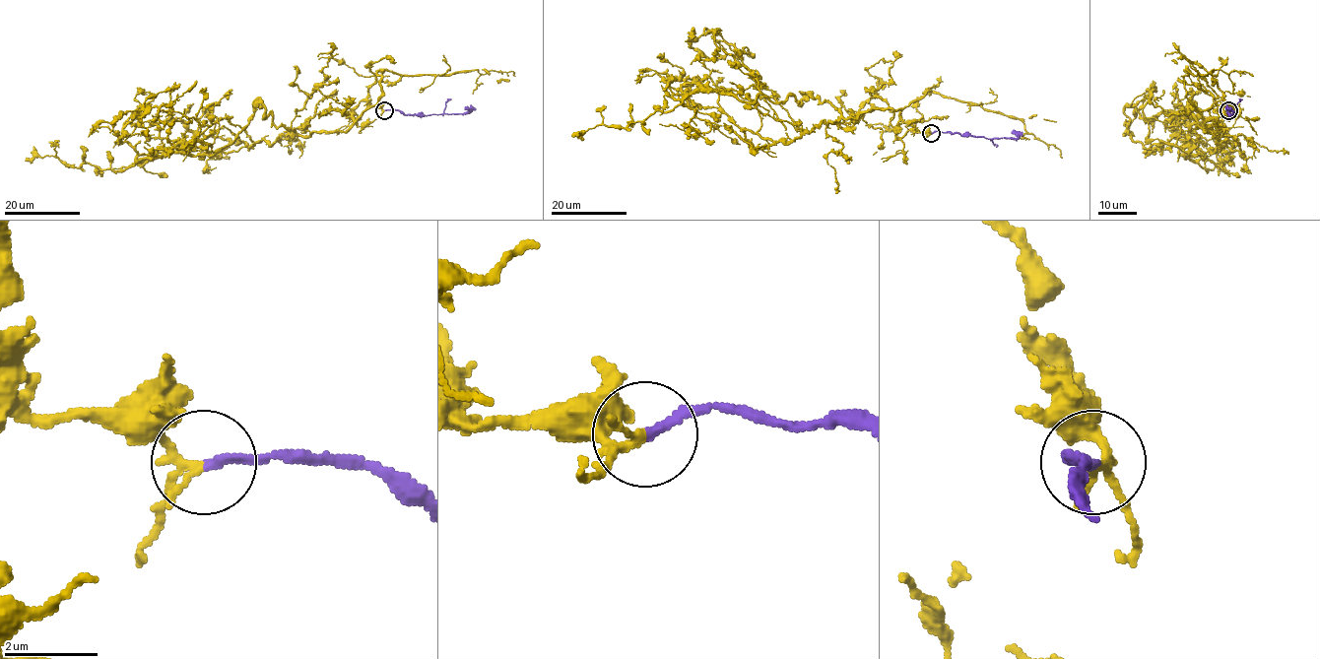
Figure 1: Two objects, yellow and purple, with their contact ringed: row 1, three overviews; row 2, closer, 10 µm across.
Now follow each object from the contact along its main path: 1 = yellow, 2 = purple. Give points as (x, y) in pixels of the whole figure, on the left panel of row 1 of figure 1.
1: (385, 109), (362, 101), (344, 131), (156, 156), (120, 170), (66, 166), (49, 156), (25, 161)
2: (385, 109), (428, 115), (468, 113), (471, 109), (467, 105)

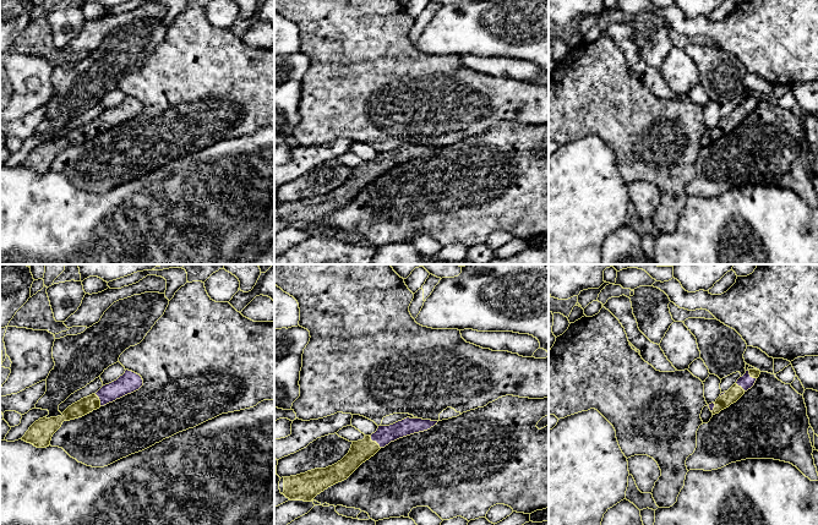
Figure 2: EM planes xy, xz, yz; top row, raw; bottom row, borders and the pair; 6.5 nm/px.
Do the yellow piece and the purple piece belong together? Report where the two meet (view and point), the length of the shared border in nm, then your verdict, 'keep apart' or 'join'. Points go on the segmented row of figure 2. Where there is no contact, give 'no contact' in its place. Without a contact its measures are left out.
xz (375, 442) | 120 nm | join

